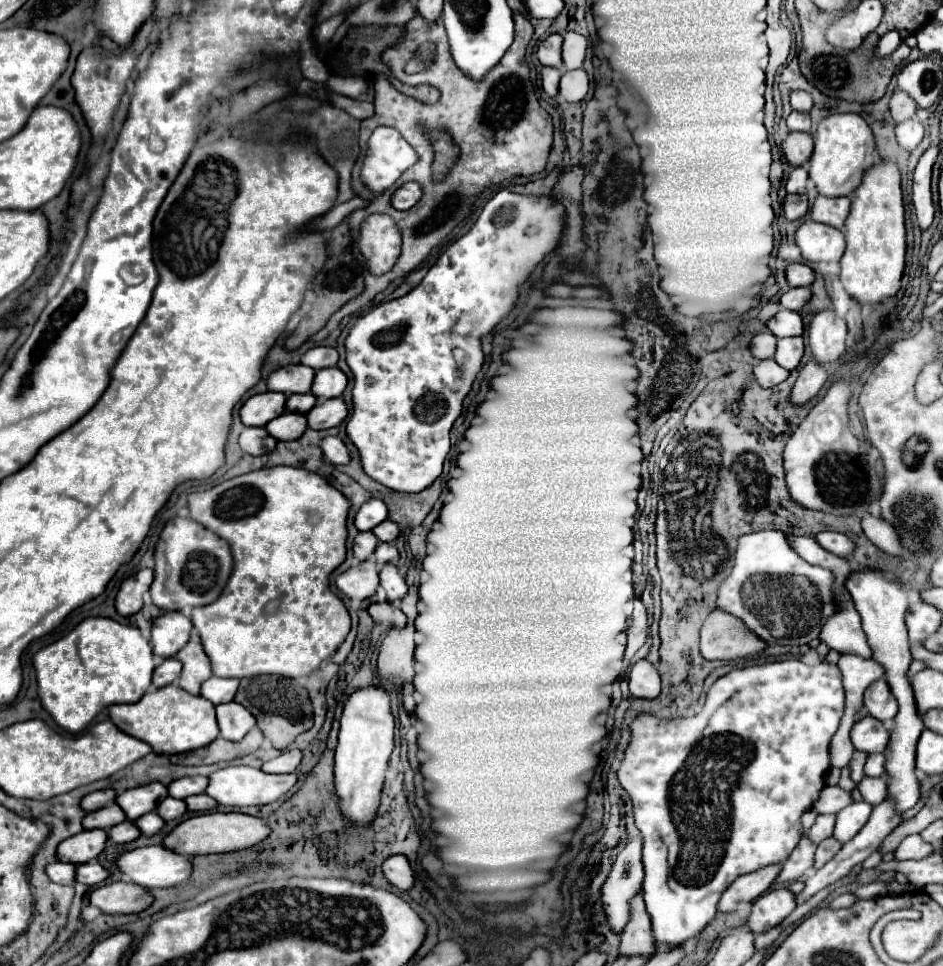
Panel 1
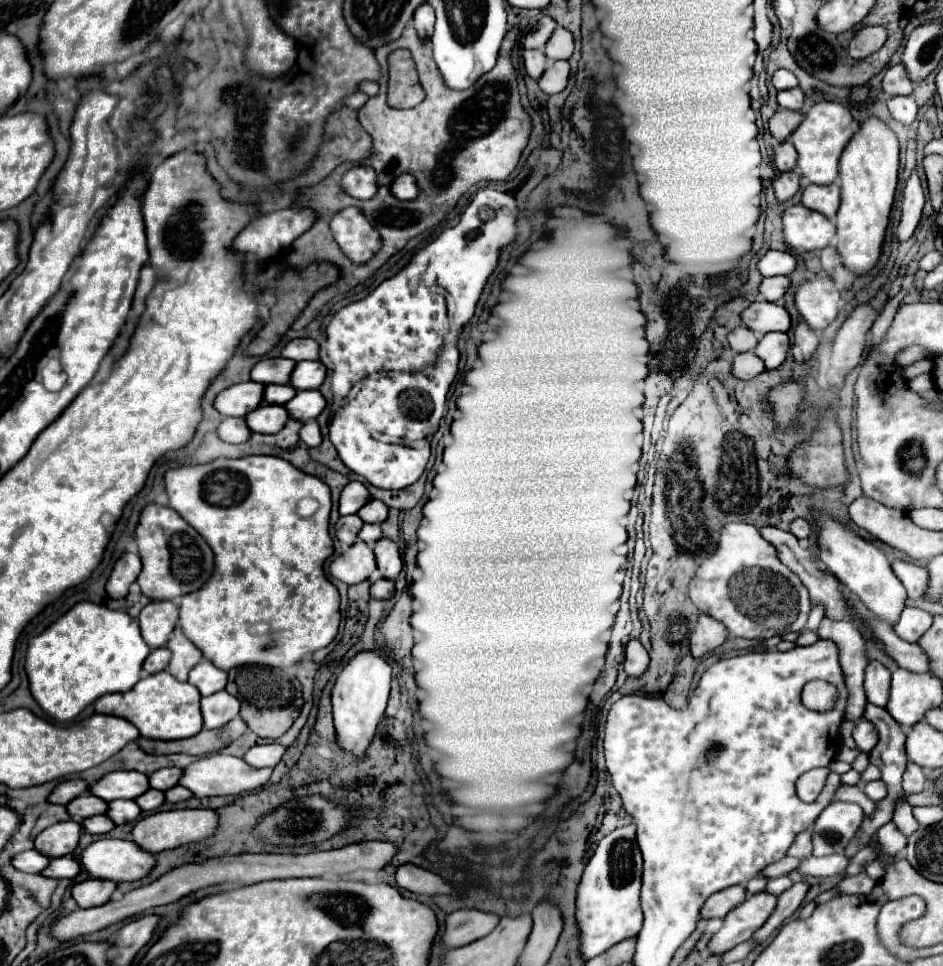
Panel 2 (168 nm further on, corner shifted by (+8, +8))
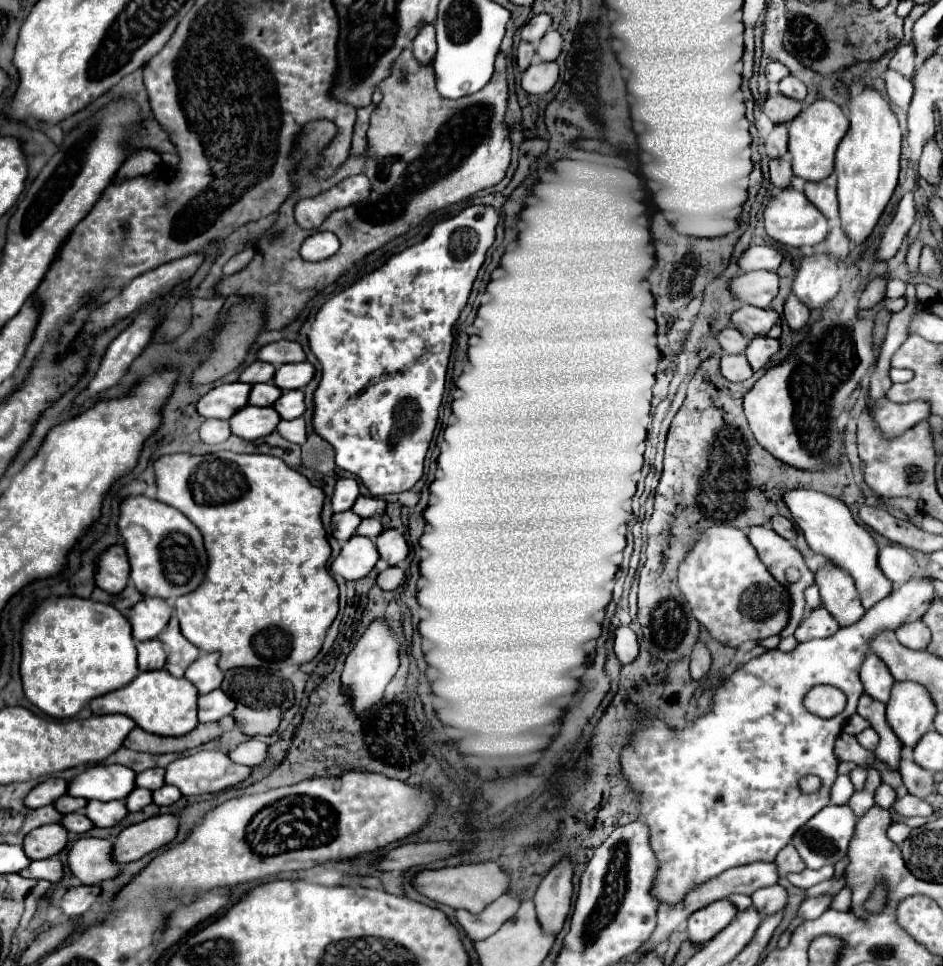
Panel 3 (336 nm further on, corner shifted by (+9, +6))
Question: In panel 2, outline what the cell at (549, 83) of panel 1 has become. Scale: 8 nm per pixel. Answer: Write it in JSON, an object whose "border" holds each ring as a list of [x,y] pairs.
{"border":[[[532,49],[532,51],[524,51],[524,67],[526,73],[538,81],[538,75],[542,75],[542,71],[546,71],[546,55],[542,49]]]}

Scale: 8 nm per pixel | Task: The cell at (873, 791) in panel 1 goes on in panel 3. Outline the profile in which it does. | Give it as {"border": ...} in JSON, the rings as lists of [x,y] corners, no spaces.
{"border":[[[881,783],[879,789],[877,789],[877,793],[875,793],[875,805],[885,807],[885,809],[891,809],[891,805],[895,803],[895,799],[897,799],[895,789],[889,787],[889,785],[885,785],[885,783]]]}

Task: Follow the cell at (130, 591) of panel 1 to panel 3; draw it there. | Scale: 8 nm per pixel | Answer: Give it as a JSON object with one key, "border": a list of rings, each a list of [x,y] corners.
{"border":[[[115,543],[97,557],[95,585],[107,593],[121,593],[129,579],[129,559],[125,547]]]}

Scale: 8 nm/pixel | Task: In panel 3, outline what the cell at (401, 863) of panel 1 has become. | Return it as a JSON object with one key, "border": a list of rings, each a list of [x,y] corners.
{"border":[[[493,861],[477,863],[477,865],[459,865],[445,867],[439,871],[421,871],[413,879],[413,887],[429,897],[431,901],[449,905],[453,909],[467,909],[471,913],[481,913],[489,903],[499,899],[509,889],[509,875]]]}

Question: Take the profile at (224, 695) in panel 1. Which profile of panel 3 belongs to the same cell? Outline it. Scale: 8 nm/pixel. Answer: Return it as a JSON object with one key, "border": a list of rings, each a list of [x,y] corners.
{"border":[[[203,653],[185,671],[185,679],[189,679],[201,695],[217,689],[223,681],[223,671],[217,667],[217,659],[217,653]]]}

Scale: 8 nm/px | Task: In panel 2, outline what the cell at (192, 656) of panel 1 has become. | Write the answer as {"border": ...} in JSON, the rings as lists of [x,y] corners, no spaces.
{"border":[[[176,627],[170,643],[166,645],[172,651],[172,661],[168,665],[168,673],[172,673],[178,681],[188,681],[188,673],[202,661],[202,651],[184,637],[182,629]]]}

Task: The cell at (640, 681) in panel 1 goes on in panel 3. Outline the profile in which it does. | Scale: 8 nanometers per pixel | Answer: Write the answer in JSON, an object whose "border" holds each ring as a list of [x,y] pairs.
{"border":[[[619,625],[615,629],[615,637],[613,637],[613,651],[617,655],[617,659],[625,665],[631,663],[637,655],[639,655],[639,643],[637,643],[637,635],[633,633],[633,629],[629,625]]]}

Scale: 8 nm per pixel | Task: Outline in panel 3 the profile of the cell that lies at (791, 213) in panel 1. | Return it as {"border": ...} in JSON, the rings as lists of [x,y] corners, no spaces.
{"border":[[[787,157],[779,159],[769,159],[769,173],[771,173],[771,183],[779,189],[789,187],[793,171],[791,171],[791,161]]]}

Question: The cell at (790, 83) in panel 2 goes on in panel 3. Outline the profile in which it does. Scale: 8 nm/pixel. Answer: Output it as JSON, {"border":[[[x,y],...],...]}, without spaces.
{"border":[[[771,61],[767,67],[765,67],[765,77],[769,79],[769,83],[779,83],[785,75],[789,73],[789,69],[777,61]]]}

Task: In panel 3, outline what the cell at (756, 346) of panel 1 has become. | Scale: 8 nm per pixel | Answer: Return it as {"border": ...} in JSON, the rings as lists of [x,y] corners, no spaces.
{"border":[[[727,327],[723,329],[719,335],[717,335],[717,341],[719,345],[723,347],[725,353],[743,353],[745,347],[747,347],[747,337],[743,337],[737,329],[733,327]]]}

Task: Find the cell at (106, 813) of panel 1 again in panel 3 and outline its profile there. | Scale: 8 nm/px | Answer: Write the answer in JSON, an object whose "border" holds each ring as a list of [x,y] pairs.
{"border":[[[65,795],[65,797],[59,797],[53,807],[59,811],[59,813],[73,813],[73,811],[83,811],[85,807],[85,799],[77,799],[77,797],[71,797],[71,795]]]}

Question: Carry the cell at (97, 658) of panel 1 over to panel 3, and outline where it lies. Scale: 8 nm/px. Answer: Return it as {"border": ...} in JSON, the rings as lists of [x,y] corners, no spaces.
{"border":[[[47,597],[27,617],[21,629],[21,665],[25,697],[53,719],[77,715],[93,697],[131,683],[137,669],[137,649],[129,621],[107,603],[81,597]]]}

